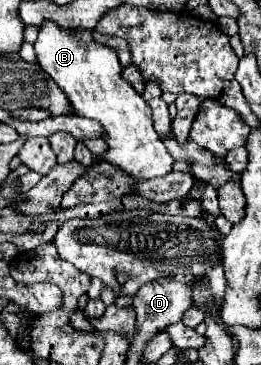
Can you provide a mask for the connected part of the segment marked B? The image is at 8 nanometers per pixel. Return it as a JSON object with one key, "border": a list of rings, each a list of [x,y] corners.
{"border":[[[47,22],[39,30],[35,54],[43,72],[47,72],[67,96],[71,114],[91,118],[101,124],[107,152],[97,158],[99,162],[109,162],[121,168],[133,176],[135,182],[171,172],[175,160],[167,152],[159,134],[153,130],[151,108],[143,96],[121,78],[121,64],[113,48],[97,44],[93,34],[87,30],[63,30],[55,22]]]}

